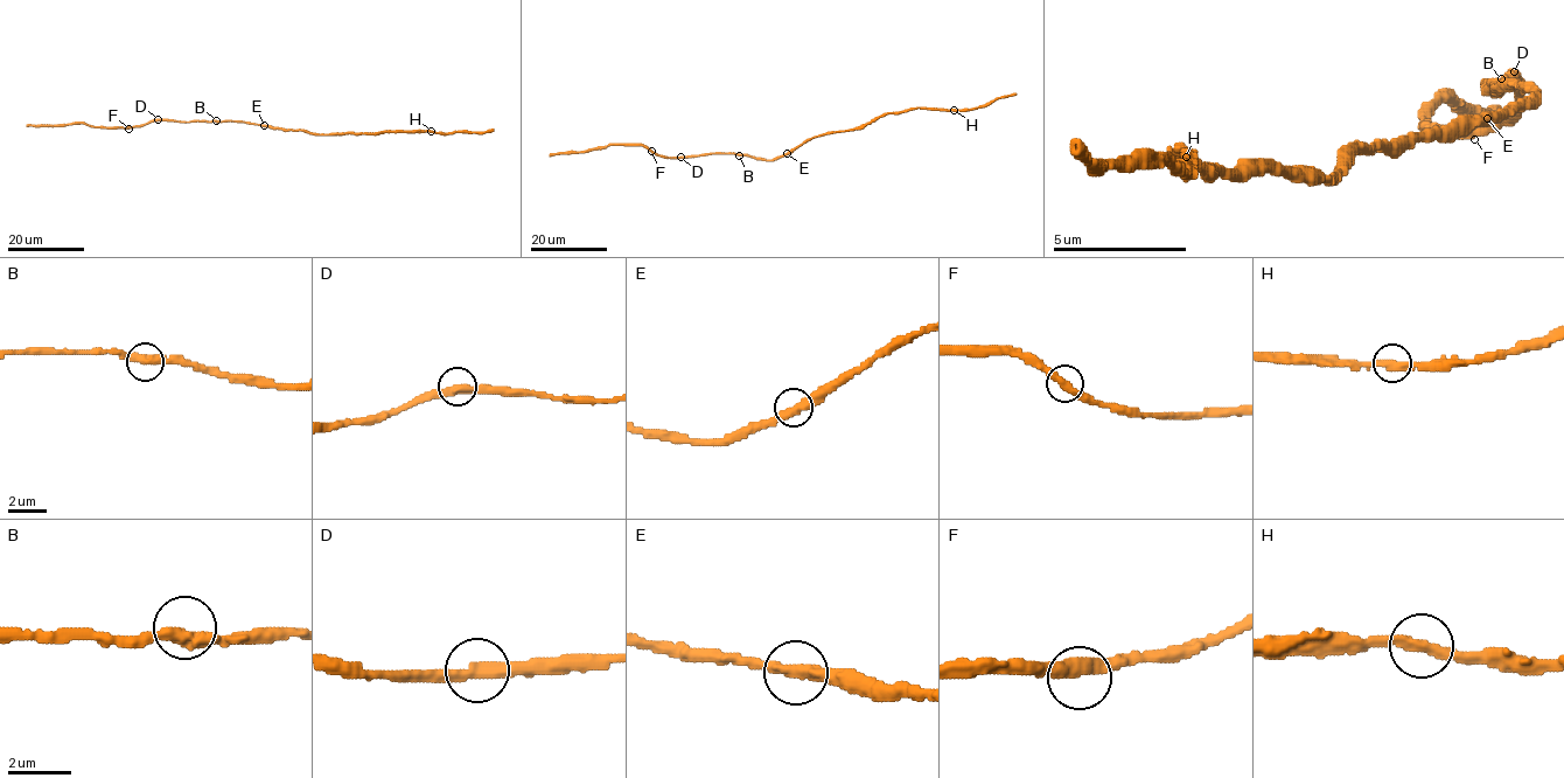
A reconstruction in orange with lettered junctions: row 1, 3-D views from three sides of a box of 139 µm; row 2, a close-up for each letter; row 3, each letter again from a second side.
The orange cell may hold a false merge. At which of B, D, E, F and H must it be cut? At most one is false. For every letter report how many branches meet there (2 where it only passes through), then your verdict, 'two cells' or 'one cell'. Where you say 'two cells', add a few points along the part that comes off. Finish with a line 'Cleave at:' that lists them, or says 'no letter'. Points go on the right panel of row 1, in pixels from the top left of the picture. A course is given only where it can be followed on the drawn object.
B: 2 branches meet; one cell
D: 2 branches meet; one cell
E: 2 branches meet; one cell
F: 2 branches meet; one cell
H: 2 branches meet; one cell
Cleave at: no letter

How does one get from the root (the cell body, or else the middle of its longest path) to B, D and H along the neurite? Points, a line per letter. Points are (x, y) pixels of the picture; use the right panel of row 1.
B: (1494, 112), (1501, 112), (1507, 105), (1521, 105), (1534, 92), (1528, 85), (1501, 85), (1501, 78)
D: (1494, 112), (1501, 112), (1507, 105), (1521, 105), (1534, 92), (1528, 85), (1487, 85), (1487, 92), (1514, 71)
H: (1494, 112), (1454, 132), (1421, 132), (1401, 145), (1361, 145), (1334, 179), (1207, 172), (1174, 159), (1187, 159)

